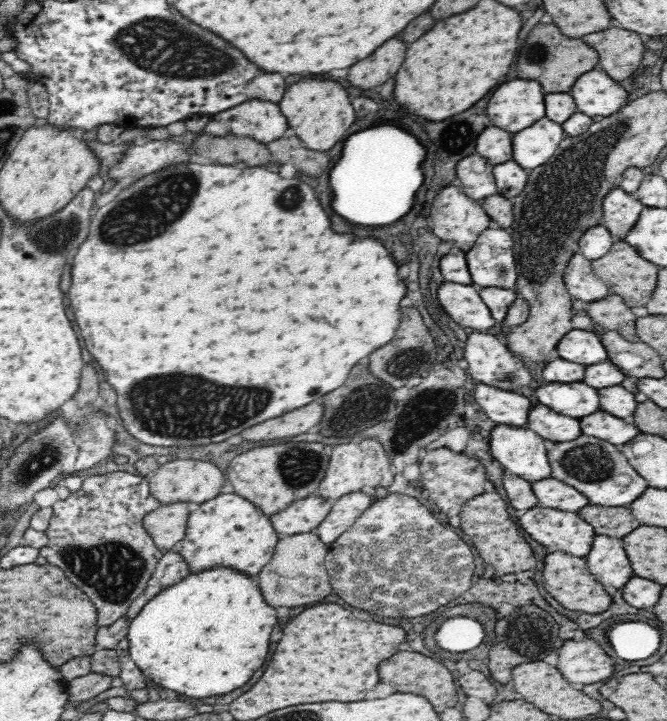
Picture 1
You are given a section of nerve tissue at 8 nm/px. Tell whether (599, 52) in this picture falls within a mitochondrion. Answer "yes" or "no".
no

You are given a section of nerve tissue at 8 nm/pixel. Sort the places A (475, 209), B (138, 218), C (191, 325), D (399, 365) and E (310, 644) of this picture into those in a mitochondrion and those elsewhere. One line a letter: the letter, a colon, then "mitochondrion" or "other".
A: other
B: mitochondrion
C: other
D: mitochondrion
E: other

